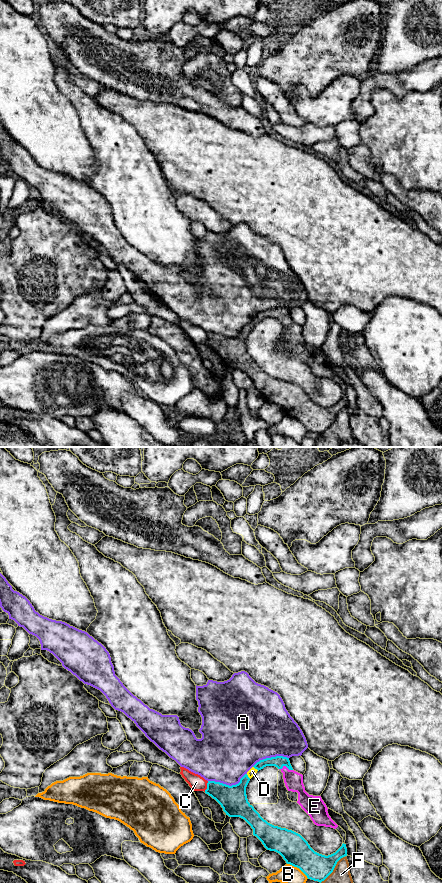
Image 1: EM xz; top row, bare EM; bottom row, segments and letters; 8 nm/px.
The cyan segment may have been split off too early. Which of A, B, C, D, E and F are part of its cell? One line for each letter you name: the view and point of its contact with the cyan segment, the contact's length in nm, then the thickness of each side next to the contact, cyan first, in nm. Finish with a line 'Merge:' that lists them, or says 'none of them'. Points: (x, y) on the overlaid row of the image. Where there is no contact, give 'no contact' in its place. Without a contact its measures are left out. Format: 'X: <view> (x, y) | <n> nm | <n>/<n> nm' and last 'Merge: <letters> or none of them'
D: xz (256, 768) | 60 nm | 100/60 nm
E: xz (286, 766) | 110 nm | 100/150 nm
Merge: D, E

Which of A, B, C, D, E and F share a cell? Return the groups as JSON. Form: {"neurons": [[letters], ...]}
{"neurons": [["A"], ["B"], ["C"], ["D", "E"], ["F"]]}

